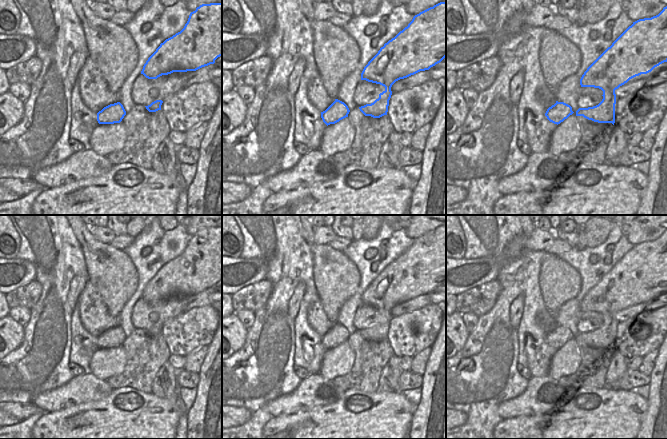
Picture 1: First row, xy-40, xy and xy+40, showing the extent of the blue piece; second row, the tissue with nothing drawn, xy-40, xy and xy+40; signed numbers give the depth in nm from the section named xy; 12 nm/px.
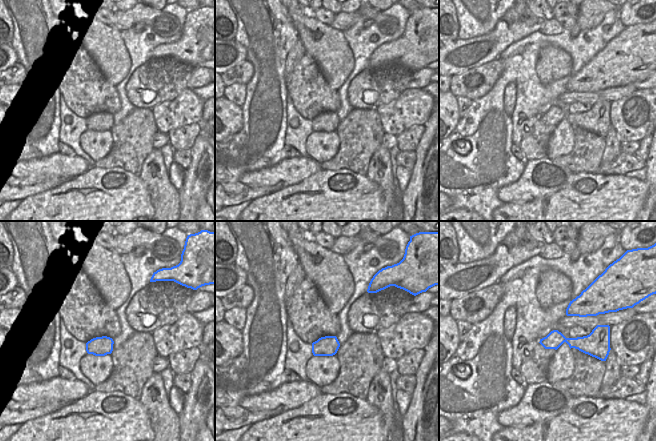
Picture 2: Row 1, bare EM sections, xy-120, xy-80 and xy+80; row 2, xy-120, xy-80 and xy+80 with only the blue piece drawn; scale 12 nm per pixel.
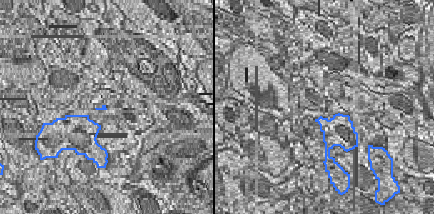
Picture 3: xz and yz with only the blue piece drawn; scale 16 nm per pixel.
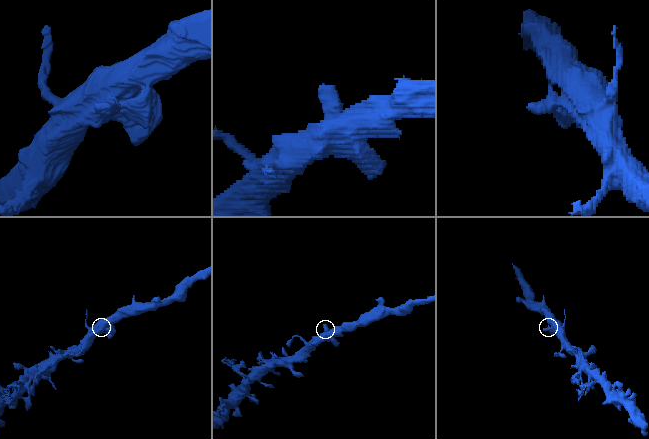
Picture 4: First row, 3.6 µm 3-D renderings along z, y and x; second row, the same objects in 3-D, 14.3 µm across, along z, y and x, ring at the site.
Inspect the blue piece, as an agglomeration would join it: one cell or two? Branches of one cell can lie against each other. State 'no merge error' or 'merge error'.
no merge error

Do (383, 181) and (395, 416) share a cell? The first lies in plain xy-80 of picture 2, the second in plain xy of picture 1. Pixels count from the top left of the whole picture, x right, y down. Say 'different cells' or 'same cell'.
different cells

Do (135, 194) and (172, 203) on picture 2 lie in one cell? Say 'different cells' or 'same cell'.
different cells

